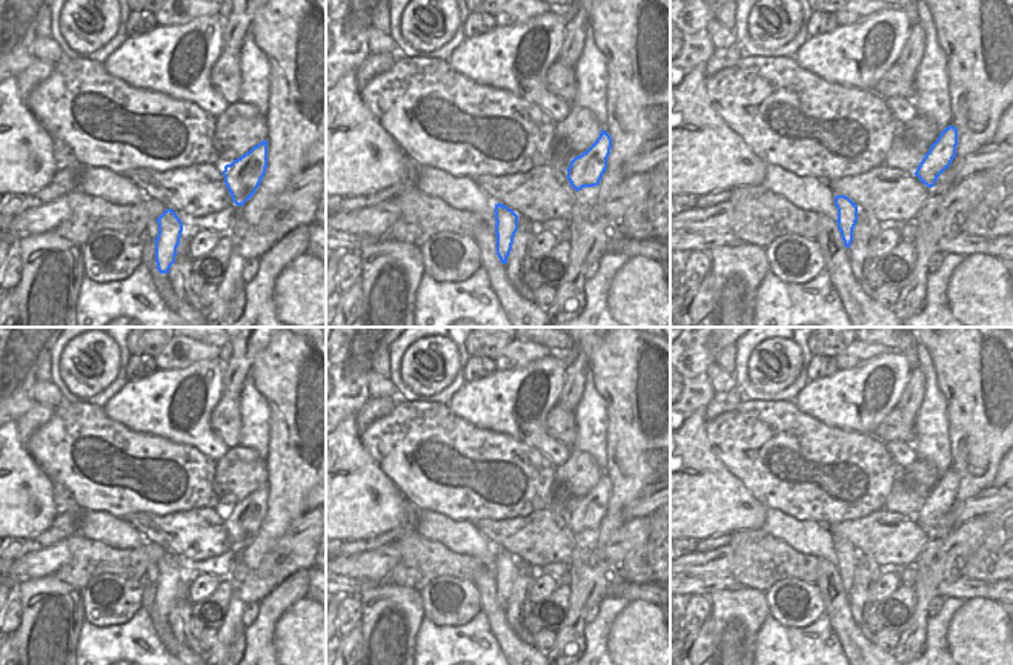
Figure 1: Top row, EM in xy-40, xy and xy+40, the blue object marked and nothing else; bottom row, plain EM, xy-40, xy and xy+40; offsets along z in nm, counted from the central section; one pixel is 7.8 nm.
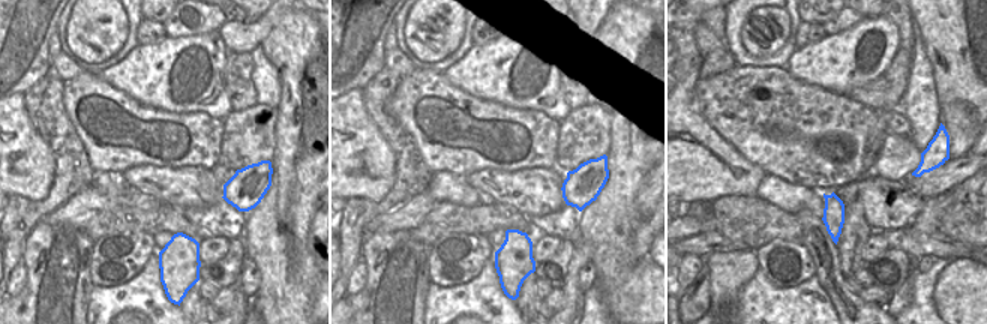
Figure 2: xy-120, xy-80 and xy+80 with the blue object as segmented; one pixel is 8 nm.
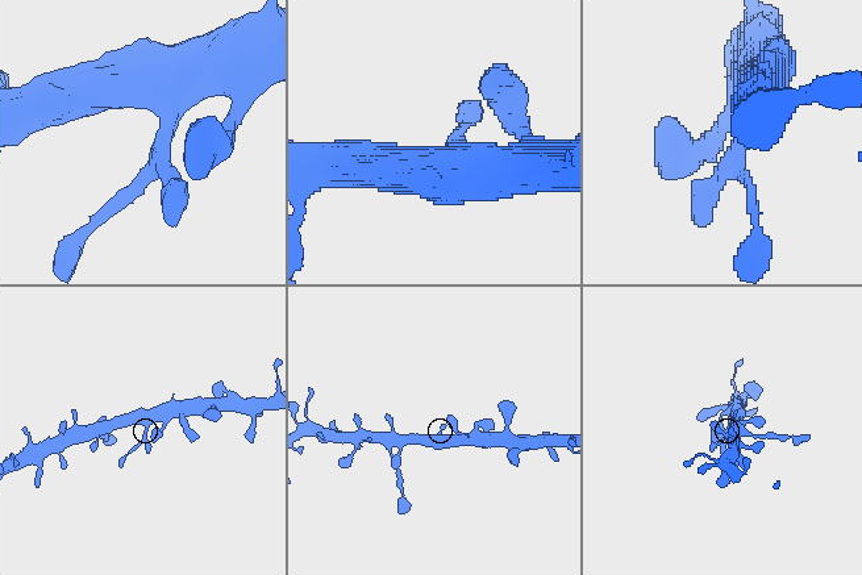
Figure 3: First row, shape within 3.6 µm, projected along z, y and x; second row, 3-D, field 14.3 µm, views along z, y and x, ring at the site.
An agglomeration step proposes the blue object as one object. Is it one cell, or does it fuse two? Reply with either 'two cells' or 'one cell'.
one cell

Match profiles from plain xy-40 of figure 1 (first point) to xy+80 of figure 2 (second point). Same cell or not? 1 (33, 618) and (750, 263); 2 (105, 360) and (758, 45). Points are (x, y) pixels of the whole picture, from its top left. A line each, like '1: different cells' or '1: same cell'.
1: same cell
2: same cell

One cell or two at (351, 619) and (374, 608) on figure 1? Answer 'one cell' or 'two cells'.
two cells

